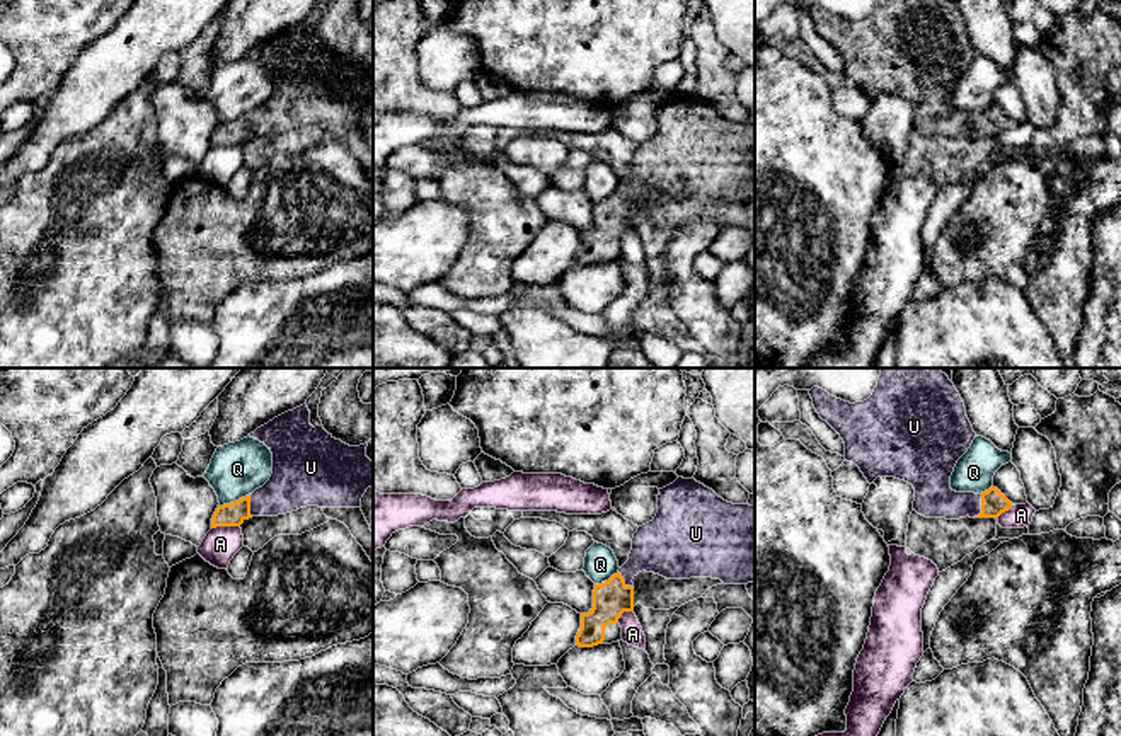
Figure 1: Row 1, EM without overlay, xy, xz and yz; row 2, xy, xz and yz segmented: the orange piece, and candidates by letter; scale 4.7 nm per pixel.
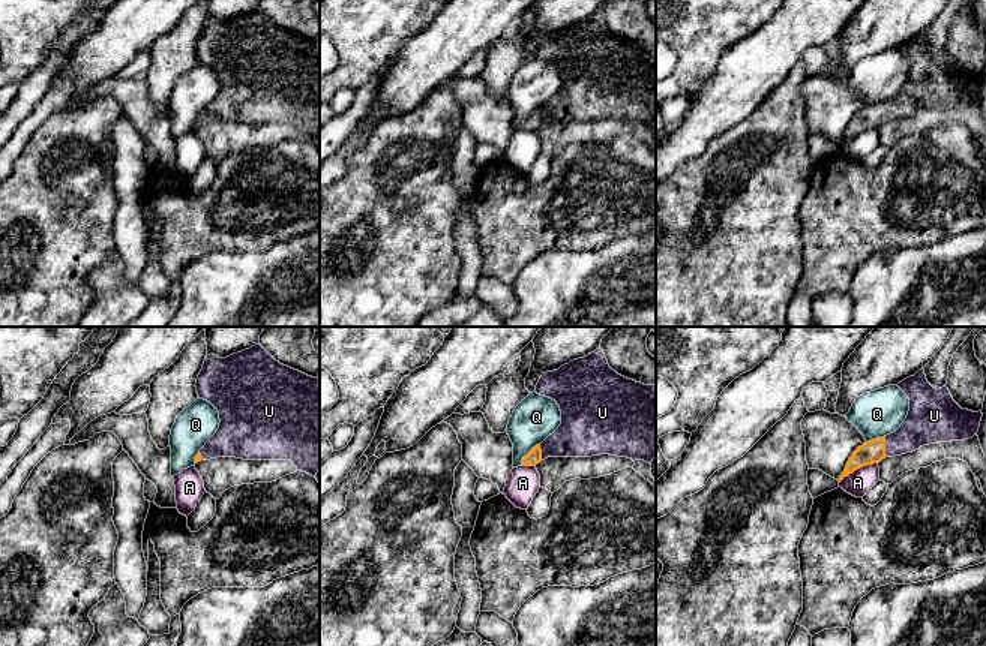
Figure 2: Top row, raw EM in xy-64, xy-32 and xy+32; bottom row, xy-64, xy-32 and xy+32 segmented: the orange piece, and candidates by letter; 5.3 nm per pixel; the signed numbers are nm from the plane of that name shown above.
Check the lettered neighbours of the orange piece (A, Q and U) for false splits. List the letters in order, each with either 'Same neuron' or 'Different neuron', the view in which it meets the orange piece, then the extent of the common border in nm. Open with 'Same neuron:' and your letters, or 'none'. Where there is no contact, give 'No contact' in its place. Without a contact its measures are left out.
Same neuron: U
A: Different neuron. Touches orange in xy. Shared border 140 nm
Q: Different neuron. Touches orange in xy. Shared border 160 nm
U: Same neuron. Touches orange in yz. Shared border 120 nm

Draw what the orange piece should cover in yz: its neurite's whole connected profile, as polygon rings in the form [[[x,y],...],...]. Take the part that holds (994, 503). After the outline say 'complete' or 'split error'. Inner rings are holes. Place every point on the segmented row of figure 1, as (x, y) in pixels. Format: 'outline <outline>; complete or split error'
outline [[[881,368],[872,395],[864,402],[845,402],[819,387],[809,390],[813,405],[845,443],[845,460],[855,463],[869,484],[877,477],[894,477],[915,489],[913,509],[925,518],[998,518],[1012,508],[1012,503],[997,489],[981,494],[956,492],[951,489],[951,475],[957,460],[968,451],[976,433],[966,416],[964,402],[954,383],[939,368]]]; split error

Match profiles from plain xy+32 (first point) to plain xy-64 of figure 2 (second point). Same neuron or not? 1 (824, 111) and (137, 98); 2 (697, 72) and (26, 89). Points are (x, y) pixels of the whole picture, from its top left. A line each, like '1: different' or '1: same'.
1: same
2: different

